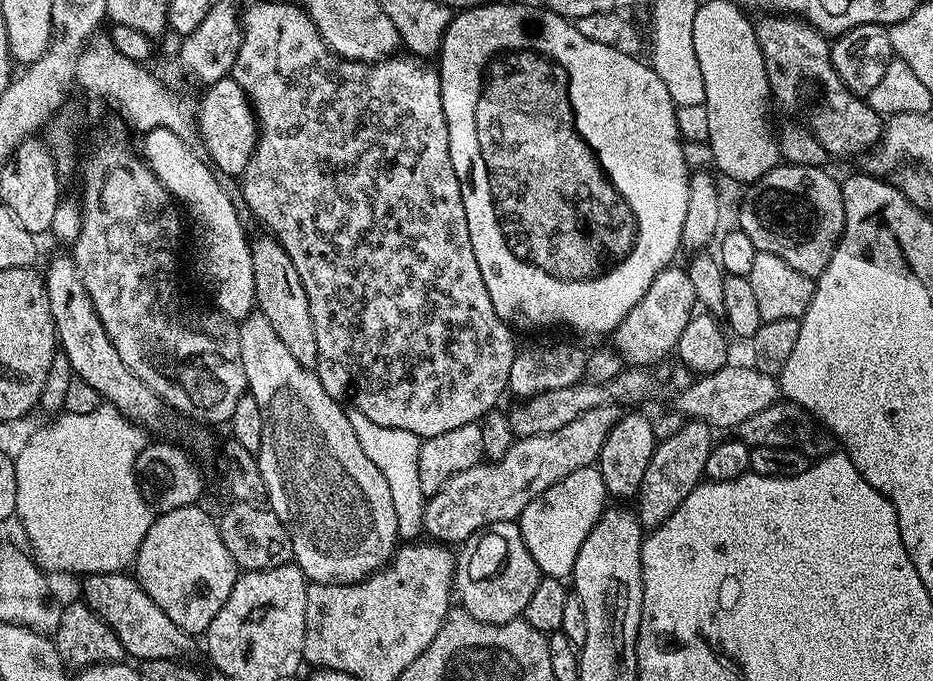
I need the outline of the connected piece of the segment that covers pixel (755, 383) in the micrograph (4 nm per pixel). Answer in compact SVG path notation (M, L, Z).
M729 362L722 370L695 379L686 390L675 393L675 411L680 412L688 420L705 420L714 430L736 429L738 422L759 414L761 410L766 410L778 400L777 377L762 374L754 366L747 367L743 368L736 362Z

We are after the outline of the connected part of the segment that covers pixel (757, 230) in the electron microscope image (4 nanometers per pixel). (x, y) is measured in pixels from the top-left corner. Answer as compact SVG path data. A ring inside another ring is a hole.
M780 162L776 167L770 169L764 177L760 177L747 185L748 193L745 194L744 201L740 204L740 220L738 220L739 228L747 234L750 242L754 242L757 252L778 254L778 258L782 258L782 262L786 262L786 266L794 266L794 270L798 270L798 274L806 274L813 278L820 276L822 270L826 270L826 266L836 249L836 244L840 241L840 235L844 233L844 193L838 190L838 180L836 184L835 178L826 171L823 167L811 168L810 166Z

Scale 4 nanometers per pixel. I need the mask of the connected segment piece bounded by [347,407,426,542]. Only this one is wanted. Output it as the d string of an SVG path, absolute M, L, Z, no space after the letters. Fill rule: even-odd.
M354 407L347 409L350 426L354 426L354 434L358 434L358 442L362 442L362 450L366 450L366 458L382 470L382 478L386 478L390 486L390 494L394 502L394 514L398 518L398 534L400 540L412 542L416 535L424 532L424 505L426 497L422 486L418 486L418 450L421 437L410 434L410 430L394 430L390 426L378 426L378 422L370 422L362 410Z

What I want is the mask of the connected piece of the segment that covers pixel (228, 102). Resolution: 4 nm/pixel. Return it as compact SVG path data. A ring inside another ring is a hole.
M226 75L218 82L207 85L203 91L204 97L200 100L200 108L198 104L194 112L199 143L201 145L204 143L203 151L211 167L221 177L239 178L244 175L244 170L252 157L252 151L256 149L258 135L256 113L252 111L246 94L231 75Z

